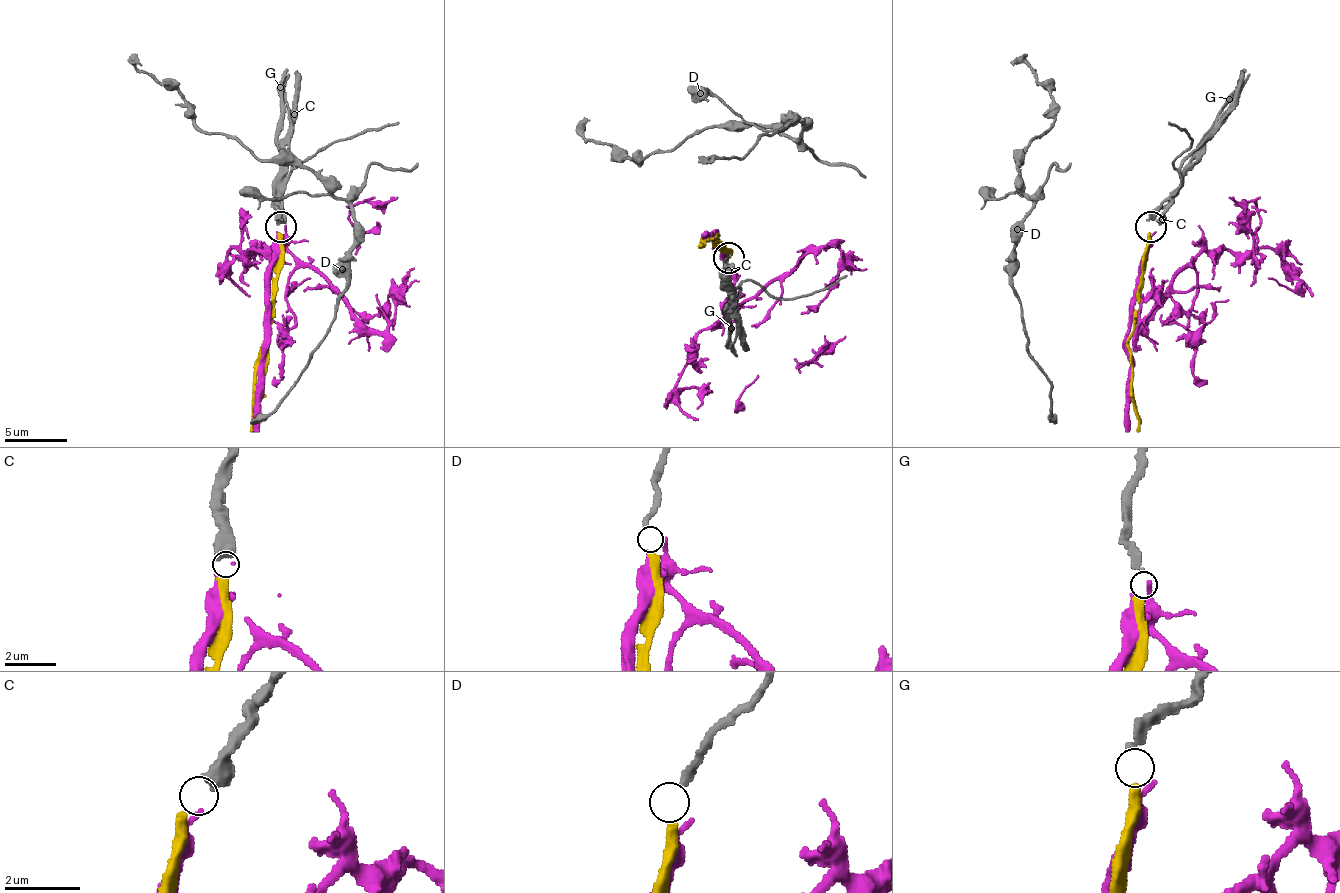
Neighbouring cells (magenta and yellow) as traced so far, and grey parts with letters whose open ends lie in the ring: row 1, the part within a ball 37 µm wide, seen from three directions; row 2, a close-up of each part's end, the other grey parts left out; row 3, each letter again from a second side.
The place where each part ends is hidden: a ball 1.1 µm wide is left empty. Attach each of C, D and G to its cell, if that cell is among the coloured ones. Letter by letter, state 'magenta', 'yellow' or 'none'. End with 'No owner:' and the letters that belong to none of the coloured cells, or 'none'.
C: magenta
D: none
G: yellow
No owner: D

